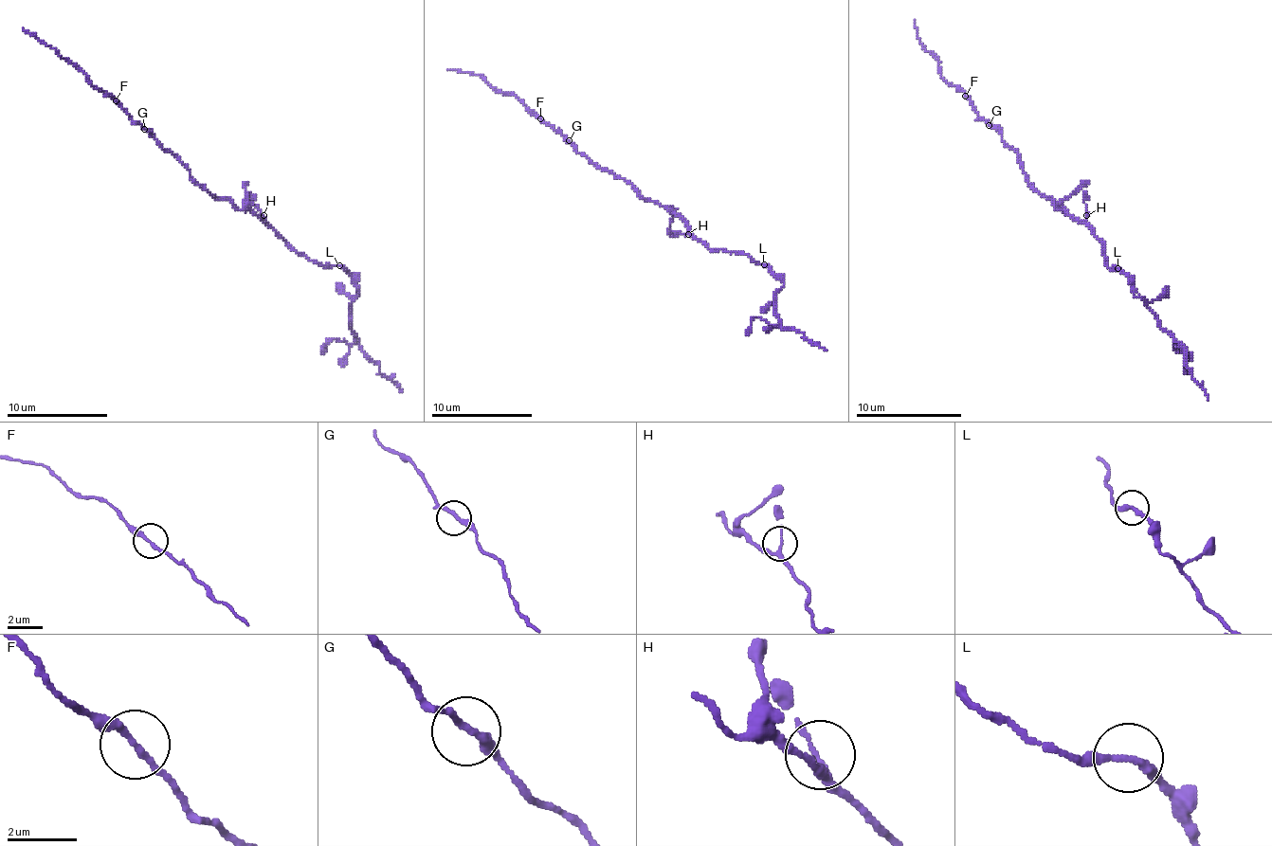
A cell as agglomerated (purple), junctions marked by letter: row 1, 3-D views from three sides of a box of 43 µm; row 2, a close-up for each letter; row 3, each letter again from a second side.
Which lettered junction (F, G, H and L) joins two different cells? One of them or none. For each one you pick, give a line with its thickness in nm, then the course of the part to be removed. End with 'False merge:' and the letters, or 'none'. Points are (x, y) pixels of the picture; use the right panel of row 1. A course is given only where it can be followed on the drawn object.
False merge: none

